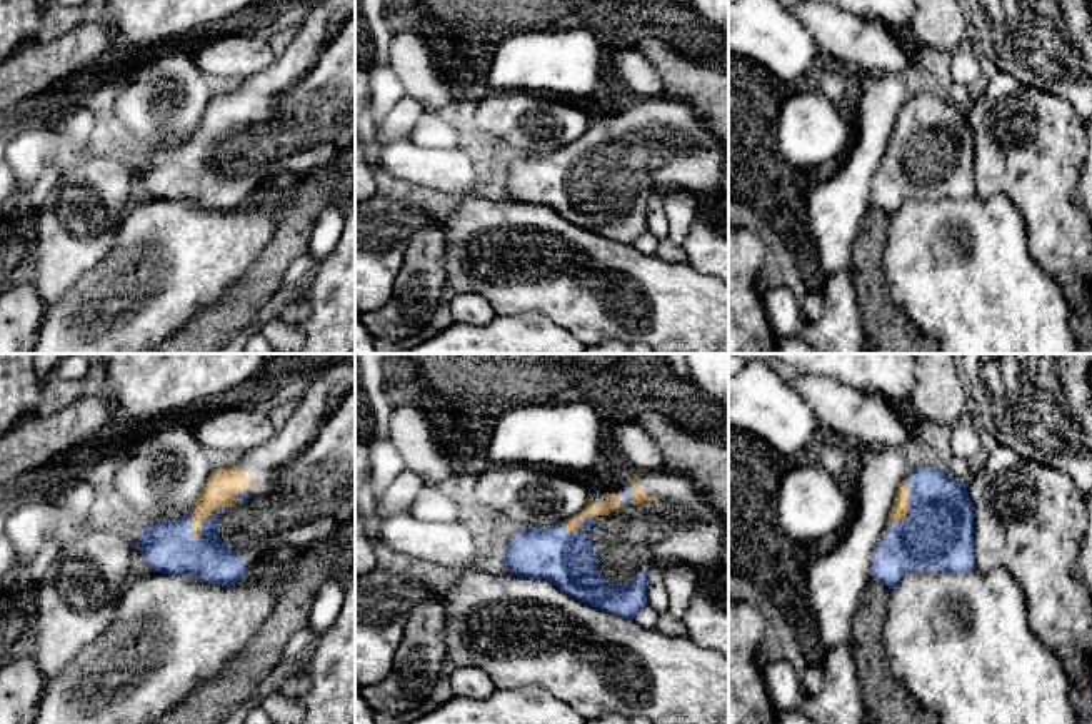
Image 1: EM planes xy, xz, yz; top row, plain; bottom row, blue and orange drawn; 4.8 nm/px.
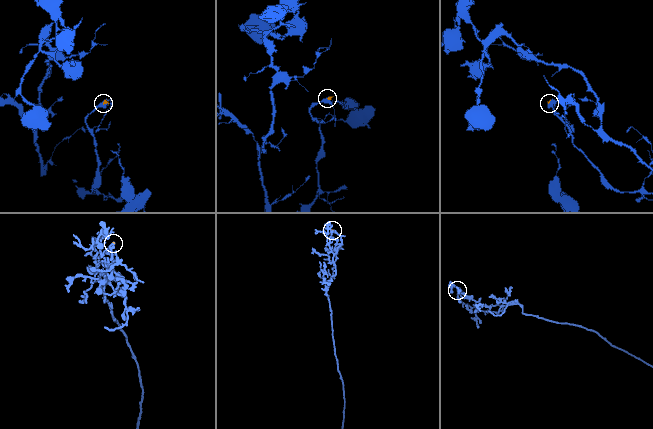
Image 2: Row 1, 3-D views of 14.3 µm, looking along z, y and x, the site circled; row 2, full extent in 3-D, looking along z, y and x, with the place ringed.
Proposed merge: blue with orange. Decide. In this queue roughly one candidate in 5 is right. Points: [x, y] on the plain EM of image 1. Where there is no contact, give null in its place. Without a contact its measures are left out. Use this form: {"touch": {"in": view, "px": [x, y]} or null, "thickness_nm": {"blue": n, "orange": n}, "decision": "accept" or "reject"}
{"touch": {"in": "xy", "px": [202, 149]}, "thickness_nm": {"blue": 260, "orange": 160}, "decision": "accept"}

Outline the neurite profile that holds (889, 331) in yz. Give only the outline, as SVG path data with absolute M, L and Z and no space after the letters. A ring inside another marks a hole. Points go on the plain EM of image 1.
M872 207L854 245L850 277L862 314L867 354L939 354L937 342L899 309L884 274L890 215Z

